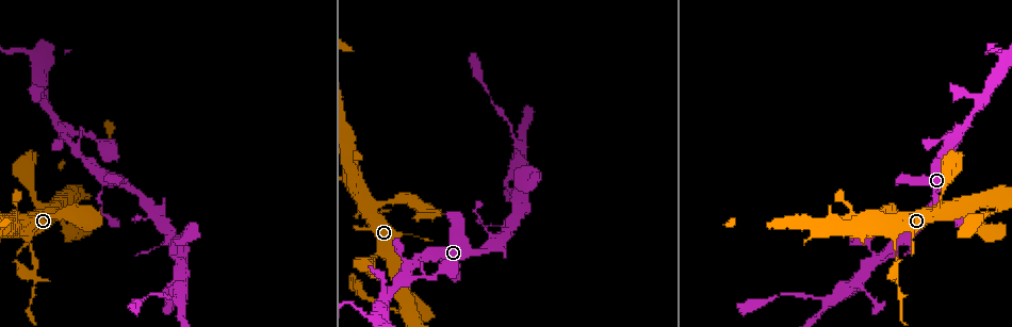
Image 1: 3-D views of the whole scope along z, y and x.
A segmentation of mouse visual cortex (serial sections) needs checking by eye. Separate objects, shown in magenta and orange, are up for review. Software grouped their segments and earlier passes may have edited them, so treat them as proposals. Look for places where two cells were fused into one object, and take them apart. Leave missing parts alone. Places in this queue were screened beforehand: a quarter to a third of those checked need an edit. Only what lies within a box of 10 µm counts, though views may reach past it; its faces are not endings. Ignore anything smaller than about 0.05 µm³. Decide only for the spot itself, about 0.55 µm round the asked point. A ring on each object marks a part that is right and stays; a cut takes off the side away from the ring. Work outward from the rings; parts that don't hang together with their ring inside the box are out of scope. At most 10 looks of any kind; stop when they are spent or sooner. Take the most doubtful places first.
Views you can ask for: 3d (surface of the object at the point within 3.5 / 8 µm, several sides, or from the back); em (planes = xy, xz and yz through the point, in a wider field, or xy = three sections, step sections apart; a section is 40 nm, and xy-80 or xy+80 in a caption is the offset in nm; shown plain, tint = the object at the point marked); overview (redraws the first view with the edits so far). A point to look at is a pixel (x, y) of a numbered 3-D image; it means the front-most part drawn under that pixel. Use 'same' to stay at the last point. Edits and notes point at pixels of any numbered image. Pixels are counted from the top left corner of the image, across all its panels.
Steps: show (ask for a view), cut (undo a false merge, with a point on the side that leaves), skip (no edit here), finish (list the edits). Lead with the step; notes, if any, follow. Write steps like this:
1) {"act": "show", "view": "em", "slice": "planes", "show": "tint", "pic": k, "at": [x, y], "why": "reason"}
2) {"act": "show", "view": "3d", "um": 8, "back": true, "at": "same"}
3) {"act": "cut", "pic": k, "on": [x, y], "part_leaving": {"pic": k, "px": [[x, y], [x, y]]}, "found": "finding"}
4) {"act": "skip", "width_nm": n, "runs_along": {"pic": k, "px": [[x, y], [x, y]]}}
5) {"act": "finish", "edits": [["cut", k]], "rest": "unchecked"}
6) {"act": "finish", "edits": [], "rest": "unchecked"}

{"act": "show", "view": "3d", "um": 3.5, "pic": 1, "at": [406, 272], "why": "thin neck"}

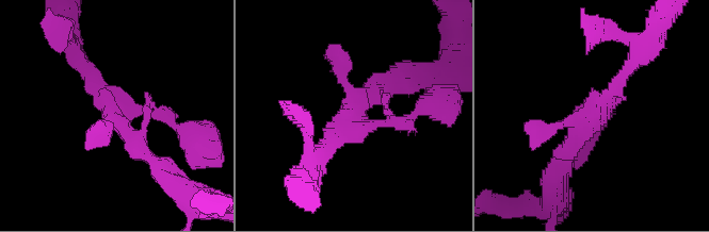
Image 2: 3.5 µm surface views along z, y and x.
{"act": "show", "view": "em", "slice": "xy", "step": 1, "show": "tint", "pic": 2, "at": [592, 111]}

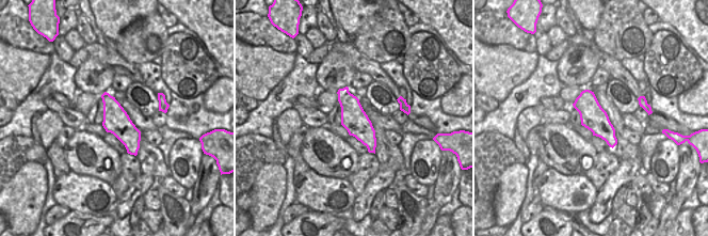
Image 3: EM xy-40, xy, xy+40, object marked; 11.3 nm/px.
{"act": "skip", "runs_along": {"pic": 3, "px": [[341, 91], [372, 150]]}, "found": "continuous, no second cell"}

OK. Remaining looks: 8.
{"act": "show", "view": "3d", "um": 3.5, "back": true, "pic": 1, "at": [995, 201]}

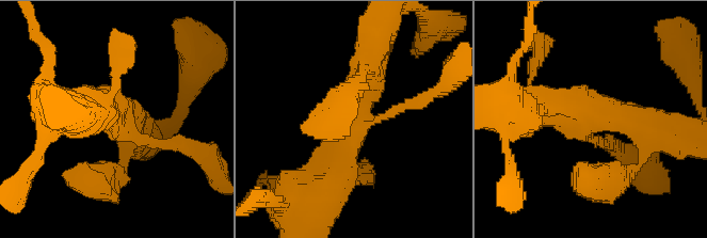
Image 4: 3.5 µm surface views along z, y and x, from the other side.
{"act": "show", "view": "em", "slice": "planes", "show": "tint", "pic": 4, "at": [120, 119], "arms": 3, "arm_widths_nm": [150, 300, 450], "why": "need the tissue"}

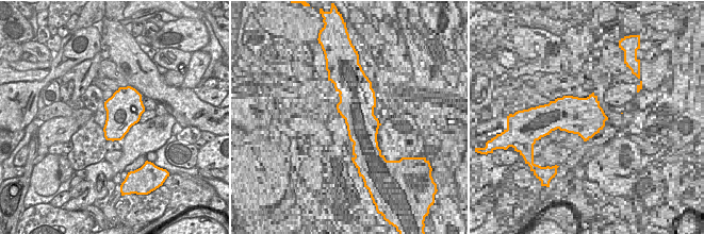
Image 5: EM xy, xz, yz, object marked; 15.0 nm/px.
{"act": "show", "view": "em", "slice": "xy", "step": 3, "show": "tint", "at": "same"}

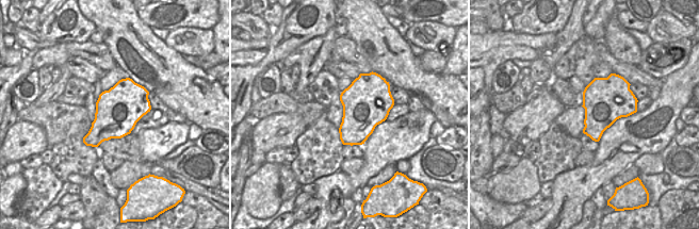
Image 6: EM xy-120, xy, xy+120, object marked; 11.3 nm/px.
{"act": "skip", "runs_along": {"pic": 4, "px": [[372, 57], [342, 149], [309, 165]]}, "found": "continuous, no second cell"}

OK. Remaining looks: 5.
{"act": "show", "view": "3d", "um": 3.5, "pic": 1, "at": [31, 246], "why": "a narrow waist"}

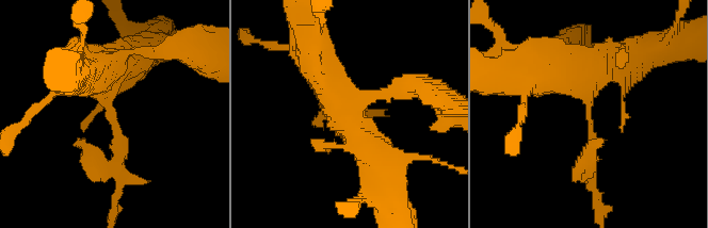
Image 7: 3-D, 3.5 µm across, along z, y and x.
{"act": "show", "view": "em", "slice": "xy", "step": 2, "show": "tint", "pic": 7, "at": [590, 116], "arm_widths_nm": [150, 500]}

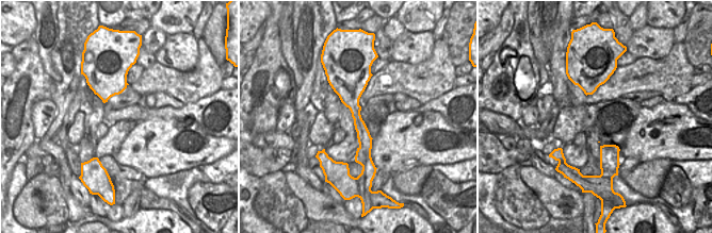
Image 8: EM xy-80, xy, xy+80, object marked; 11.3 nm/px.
{"act": "cut", "pic": 7, "on": [119, 149], "border": {"pic": 8, "px": [[359, 111], [355, 115], [352, 114]]}, "found": "a second cell is stuck on"}

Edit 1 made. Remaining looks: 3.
{"act": "show", "view": "3d", "um": 3.5, "pic": 1, "at": [874, 258], "why": "narrows sharply"}

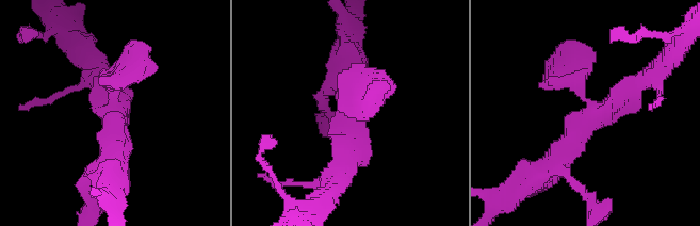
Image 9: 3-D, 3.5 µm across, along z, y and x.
{"act": "show", "view": "em", "slice": "xy", "step": 1, "show": "plain", "pic": 9, "at": [589, 117], "arms": 3, "arm_widths_nm": [300, 300, 400], "why": "shape alone is not enough"}

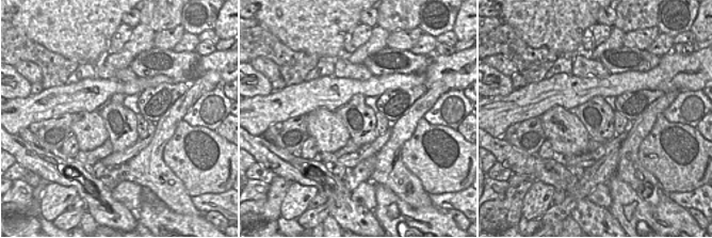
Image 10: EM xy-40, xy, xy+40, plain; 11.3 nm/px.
{"act": "show", "view": "em", "slice": "xy", "step": 1, "show": "tint", "at": "same", "why": "with the object marked"}

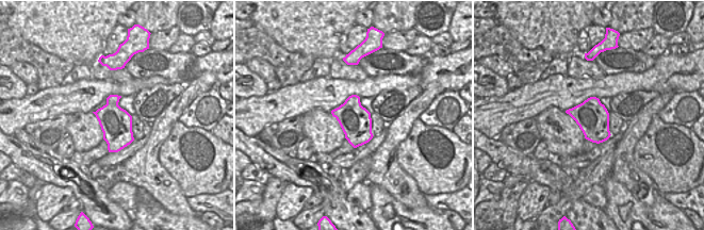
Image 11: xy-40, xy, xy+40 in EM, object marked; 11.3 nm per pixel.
{"act": "skip", "runs_along": {"pic": 9, "px": [[647, 79], [584, 122], [546, 171]]}, "found": "one cell here"}

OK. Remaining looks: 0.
{"act": "finish", "edits": [["cut", 7]], "rest": "unchecked"}

